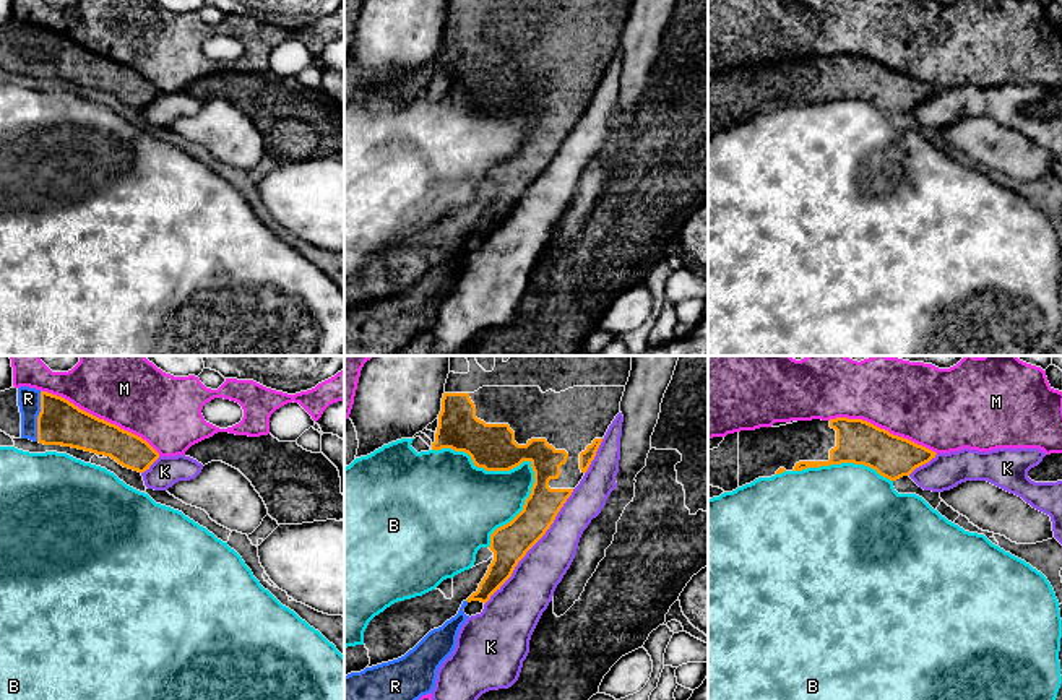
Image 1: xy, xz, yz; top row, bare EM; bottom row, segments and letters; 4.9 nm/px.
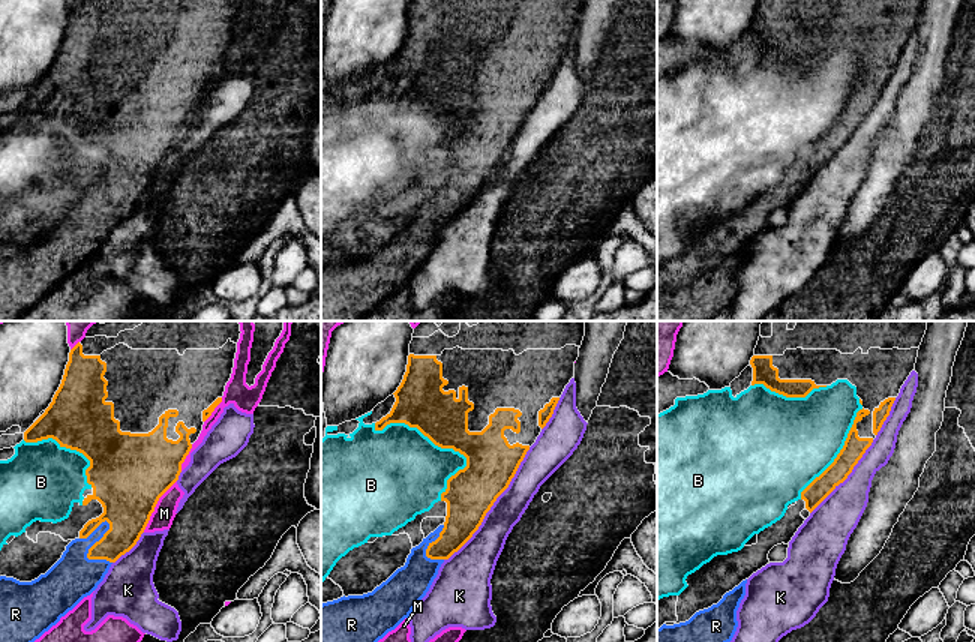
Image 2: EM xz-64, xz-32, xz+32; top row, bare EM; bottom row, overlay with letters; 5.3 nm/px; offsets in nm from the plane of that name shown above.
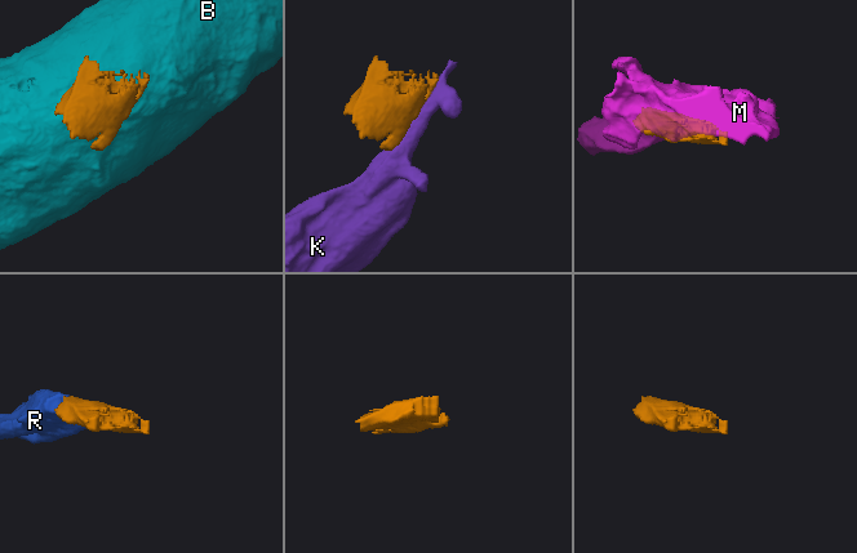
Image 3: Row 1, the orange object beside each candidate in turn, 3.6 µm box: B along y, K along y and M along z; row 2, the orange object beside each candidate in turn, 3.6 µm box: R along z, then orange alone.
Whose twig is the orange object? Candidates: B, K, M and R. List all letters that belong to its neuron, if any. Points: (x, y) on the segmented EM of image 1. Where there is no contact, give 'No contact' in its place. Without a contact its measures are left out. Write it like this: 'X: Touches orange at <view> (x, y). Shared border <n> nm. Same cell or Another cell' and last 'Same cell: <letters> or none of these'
B: Touches orange at xz (525, 460). Shared border 550 nm. Another cell
K: Touches orange at xz (531, 546). Shared border 750 nm. Another cell
M: Touches orange at xy (101, 419). Shared border 650 nm. Another cell
R: Touches orange at xy (38, 416). Shared border 240 nm. Same cell
Same cell: R

